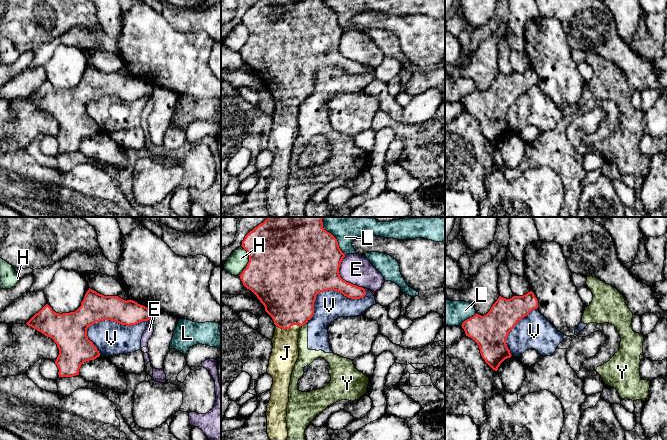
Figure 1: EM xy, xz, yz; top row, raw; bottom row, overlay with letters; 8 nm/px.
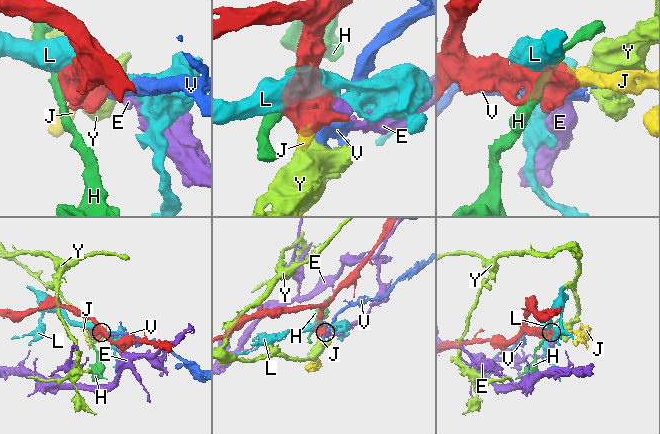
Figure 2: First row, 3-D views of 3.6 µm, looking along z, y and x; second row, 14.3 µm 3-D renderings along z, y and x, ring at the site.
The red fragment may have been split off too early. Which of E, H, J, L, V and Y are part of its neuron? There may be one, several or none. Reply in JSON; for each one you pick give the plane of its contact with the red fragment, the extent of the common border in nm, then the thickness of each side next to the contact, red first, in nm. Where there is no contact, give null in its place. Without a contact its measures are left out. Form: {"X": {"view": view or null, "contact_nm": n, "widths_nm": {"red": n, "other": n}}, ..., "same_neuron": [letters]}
{"J": {"view": "xz", "contact_nm": 220, "widths_nm": {"red": 420, "other": 220}}, "same_neuron": ["J"]}

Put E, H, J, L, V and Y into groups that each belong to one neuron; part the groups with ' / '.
E / H / J / L / V Y

